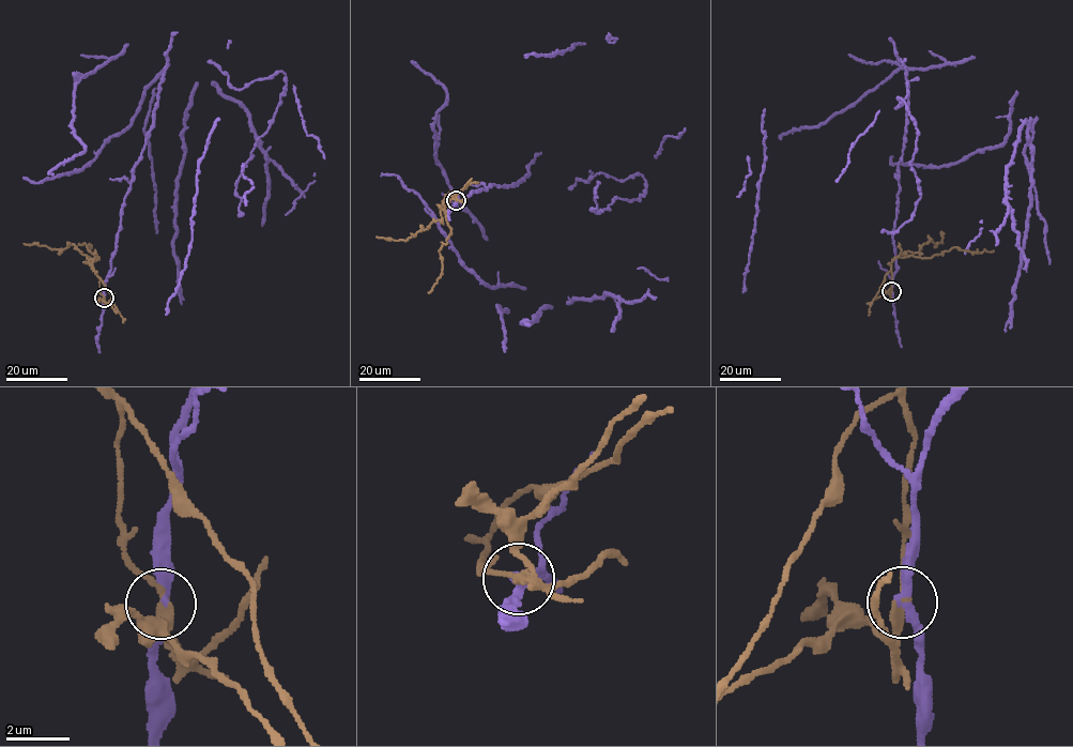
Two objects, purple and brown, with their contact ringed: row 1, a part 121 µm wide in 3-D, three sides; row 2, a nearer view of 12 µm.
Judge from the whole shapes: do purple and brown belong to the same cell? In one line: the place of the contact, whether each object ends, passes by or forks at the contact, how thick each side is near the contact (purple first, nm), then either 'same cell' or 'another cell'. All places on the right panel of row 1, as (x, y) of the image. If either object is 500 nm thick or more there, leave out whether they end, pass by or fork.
(891, 291) | purple passes by | brown passes by | 280/280 nm | another cell

